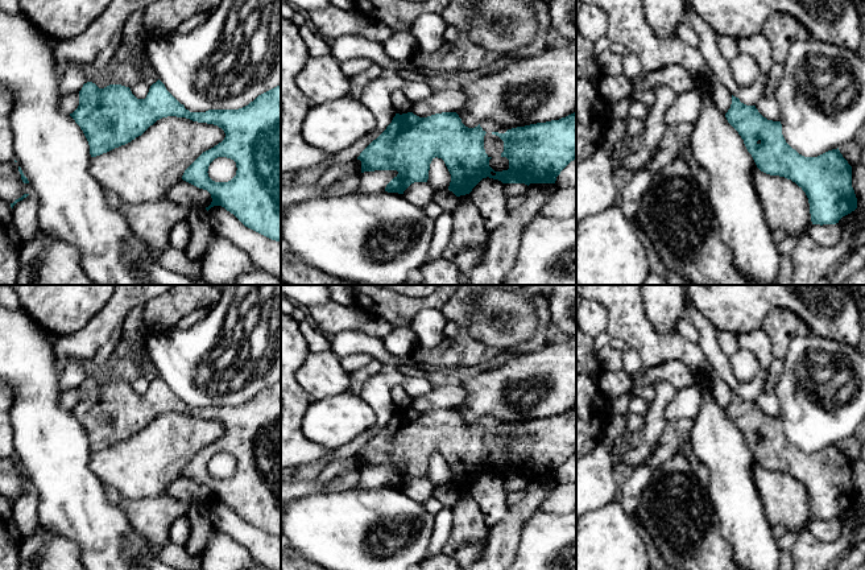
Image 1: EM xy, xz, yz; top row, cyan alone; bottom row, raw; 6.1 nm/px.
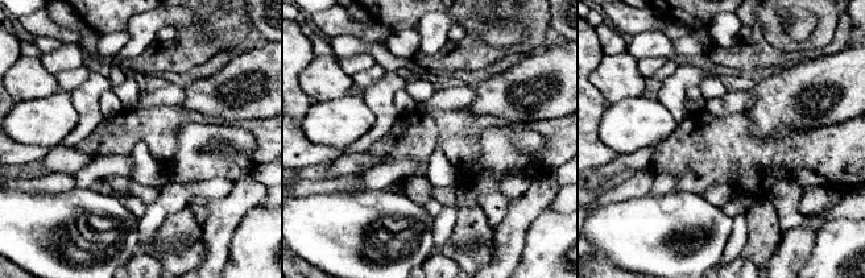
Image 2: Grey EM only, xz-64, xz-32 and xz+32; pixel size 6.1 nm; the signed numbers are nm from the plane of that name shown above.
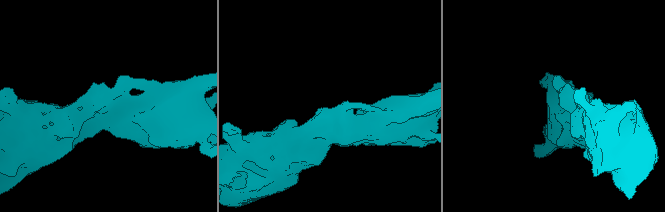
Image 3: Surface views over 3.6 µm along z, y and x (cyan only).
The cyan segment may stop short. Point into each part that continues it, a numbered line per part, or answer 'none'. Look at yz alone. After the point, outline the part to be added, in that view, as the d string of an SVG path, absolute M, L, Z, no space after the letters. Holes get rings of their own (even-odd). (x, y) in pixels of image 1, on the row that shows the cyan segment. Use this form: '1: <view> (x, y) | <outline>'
none

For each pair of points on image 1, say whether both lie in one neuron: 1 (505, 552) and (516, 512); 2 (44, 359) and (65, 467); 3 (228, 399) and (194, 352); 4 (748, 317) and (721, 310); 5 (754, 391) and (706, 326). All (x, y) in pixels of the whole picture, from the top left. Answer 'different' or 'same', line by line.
1: same
2: same
3: same
4: same
5: same

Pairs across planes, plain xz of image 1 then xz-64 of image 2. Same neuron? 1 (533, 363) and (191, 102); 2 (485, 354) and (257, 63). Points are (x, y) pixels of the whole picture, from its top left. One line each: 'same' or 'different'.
1: same
2: different

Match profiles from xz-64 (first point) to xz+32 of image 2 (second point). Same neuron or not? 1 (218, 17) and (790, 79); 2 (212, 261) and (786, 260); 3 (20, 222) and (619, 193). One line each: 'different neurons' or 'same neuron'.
1: different neurons
2: same neuron
3: different neurons

